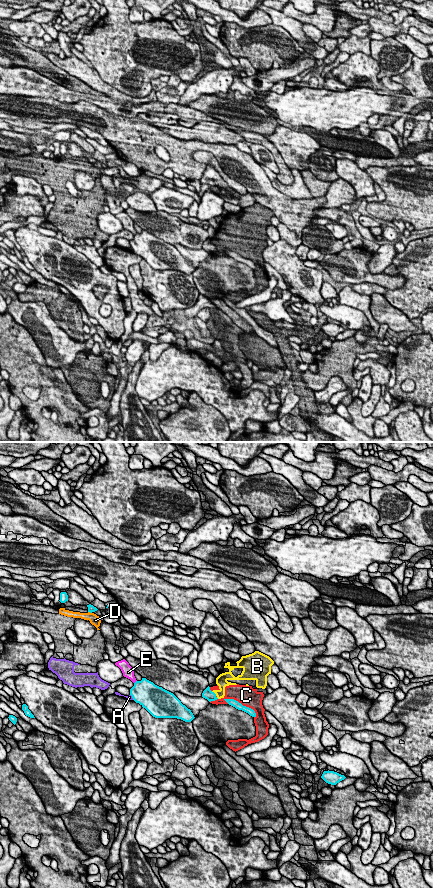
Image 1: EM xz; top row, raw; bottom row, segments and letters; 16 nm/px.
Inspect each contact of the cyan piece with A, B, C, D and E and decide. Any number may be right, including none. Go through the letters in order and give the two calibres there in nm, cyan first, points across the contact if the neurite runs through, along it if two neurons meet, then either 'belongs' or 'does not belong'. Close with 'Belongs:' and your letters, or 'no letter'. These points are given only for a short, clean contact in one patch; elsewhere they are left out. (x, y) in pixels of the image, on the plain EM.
A: 400/70 nm | does not belong
B: 160/180 nm | along xz (211, 243), (216, 247) | does not belong
C: 120/320 nm | does not belong
D: 120/170 nm | along xz (88, 163), (91, 165) | does not belong
E: 400/190 nm | does not belong
Belongs: no letter

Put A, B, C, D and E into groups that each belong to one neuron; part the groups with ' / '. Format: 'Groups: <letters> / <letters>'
Groups: A D / B C / E

